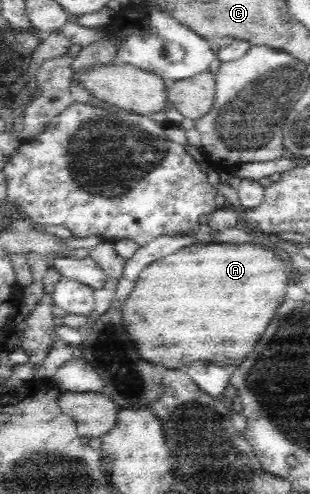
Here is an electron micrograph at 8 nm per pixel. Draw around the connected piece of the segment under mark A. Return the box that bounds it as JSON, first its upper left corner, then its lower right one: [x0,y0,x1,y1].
[123,241,292,369]

